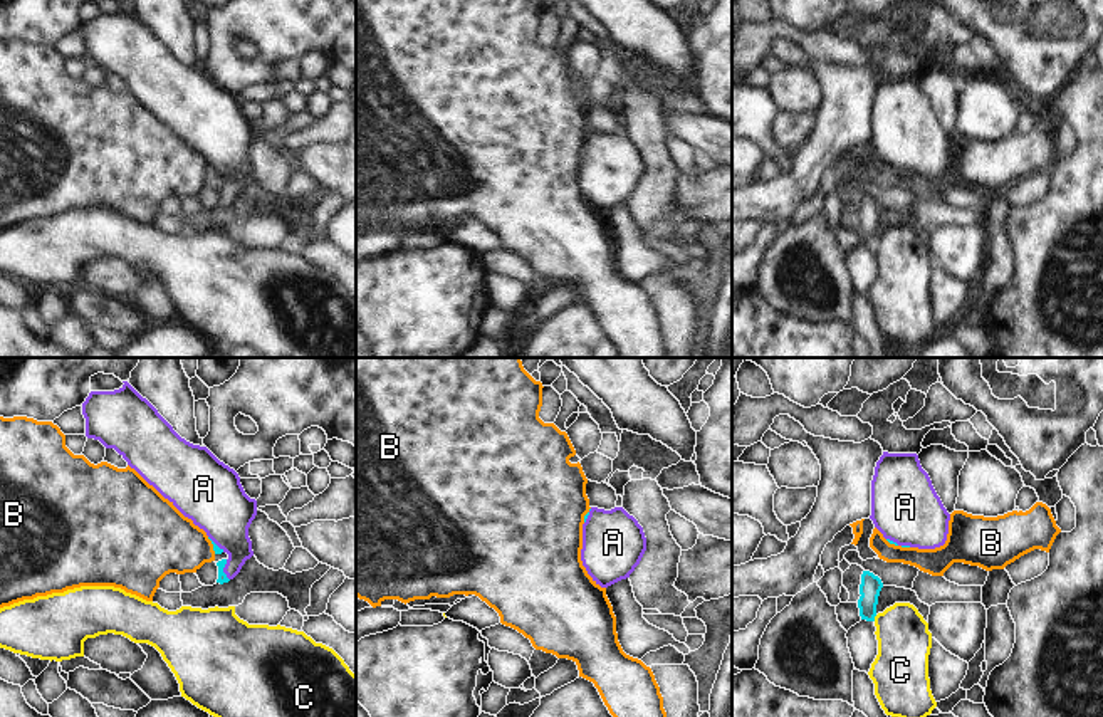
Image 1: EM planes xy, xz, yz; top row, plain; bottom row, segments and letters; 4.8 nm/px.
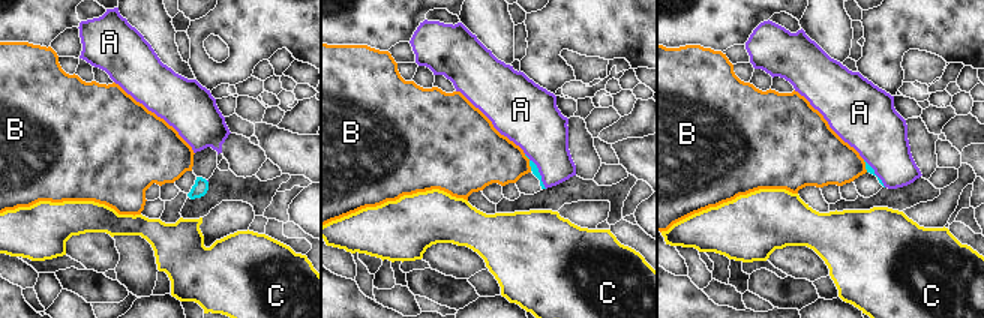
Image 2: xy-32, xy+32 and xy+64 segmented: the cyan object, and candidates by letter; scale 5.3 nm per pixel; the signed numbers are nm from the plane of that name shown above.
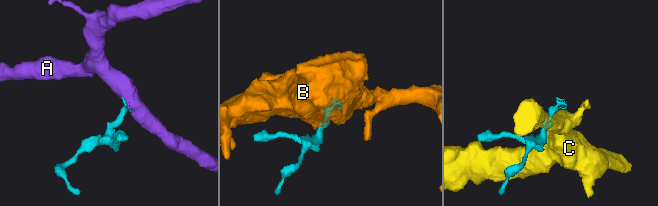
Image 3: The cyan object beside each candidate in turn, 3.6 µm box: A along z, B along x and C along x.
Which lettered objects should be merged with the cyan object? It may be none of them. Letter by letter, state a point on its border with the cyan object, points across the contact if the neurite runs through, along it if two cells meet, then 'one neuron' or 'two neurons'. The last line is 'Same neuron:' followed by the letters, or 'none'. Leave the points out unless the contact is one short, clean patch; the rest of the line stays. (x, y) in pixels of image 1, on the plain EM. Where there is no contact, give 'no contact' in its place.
A: contact xy (222, 193); way xy (222, 202), (222, 193), (232, 183), (225, 141); one neuron
B: contact xy (214, 170); border xy (207, 162), (215, 177); two neurons
C: contact yz (873, 242); border yz (877, 239), (873, 244); two neurons
Same neuron: A

